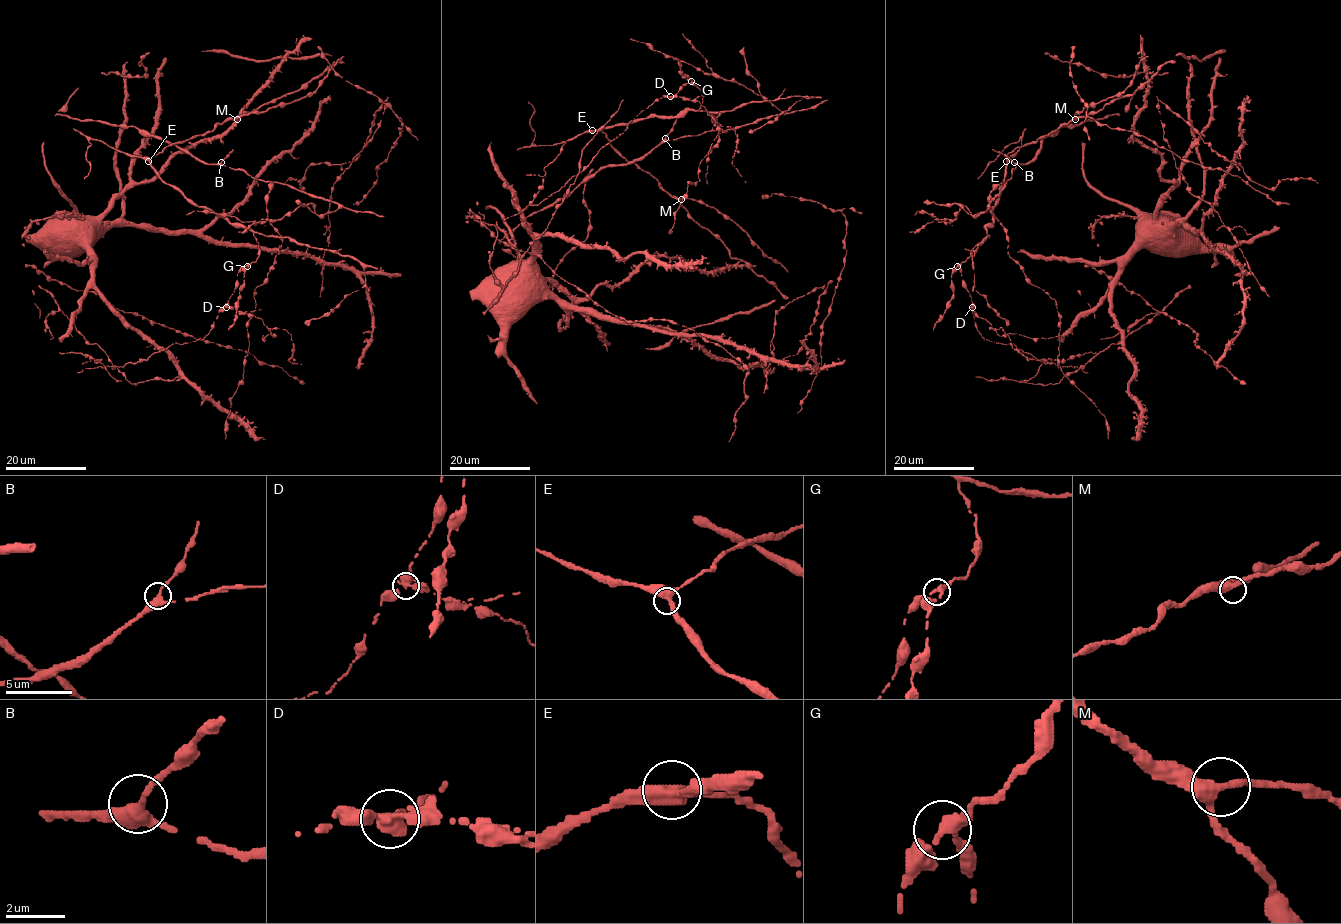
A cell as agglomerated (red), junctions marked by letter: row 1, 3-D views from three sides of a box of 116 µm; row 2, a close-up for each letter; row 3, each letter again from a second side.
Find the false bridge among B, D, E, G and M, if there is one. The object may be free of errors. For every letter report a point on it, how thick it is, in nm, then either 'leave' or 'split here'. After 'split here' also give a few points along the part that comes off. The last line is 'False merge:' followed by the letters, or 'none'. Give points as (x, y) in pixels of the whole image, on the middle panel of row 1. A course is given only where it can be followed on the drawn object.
B: (665, 138) | 320 nm | leave
D: (670, 96) | 360 nm | split here | (671, 96), (698, 101), (713, 119), (735, 131), (737, 141), (732, 164), (745, 183)
E: (592, 130) | 380 nm | leave
G: (691, 81) | 280 nm | leave
M: (681, 199) | 320 nm | leave
False merge: D

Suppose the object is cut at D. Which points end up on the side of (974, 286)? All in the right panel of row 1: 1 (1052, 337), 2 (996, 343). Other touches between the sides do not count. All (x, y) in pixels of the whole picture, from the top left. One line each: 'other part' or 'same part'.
1: other part
2: same part

